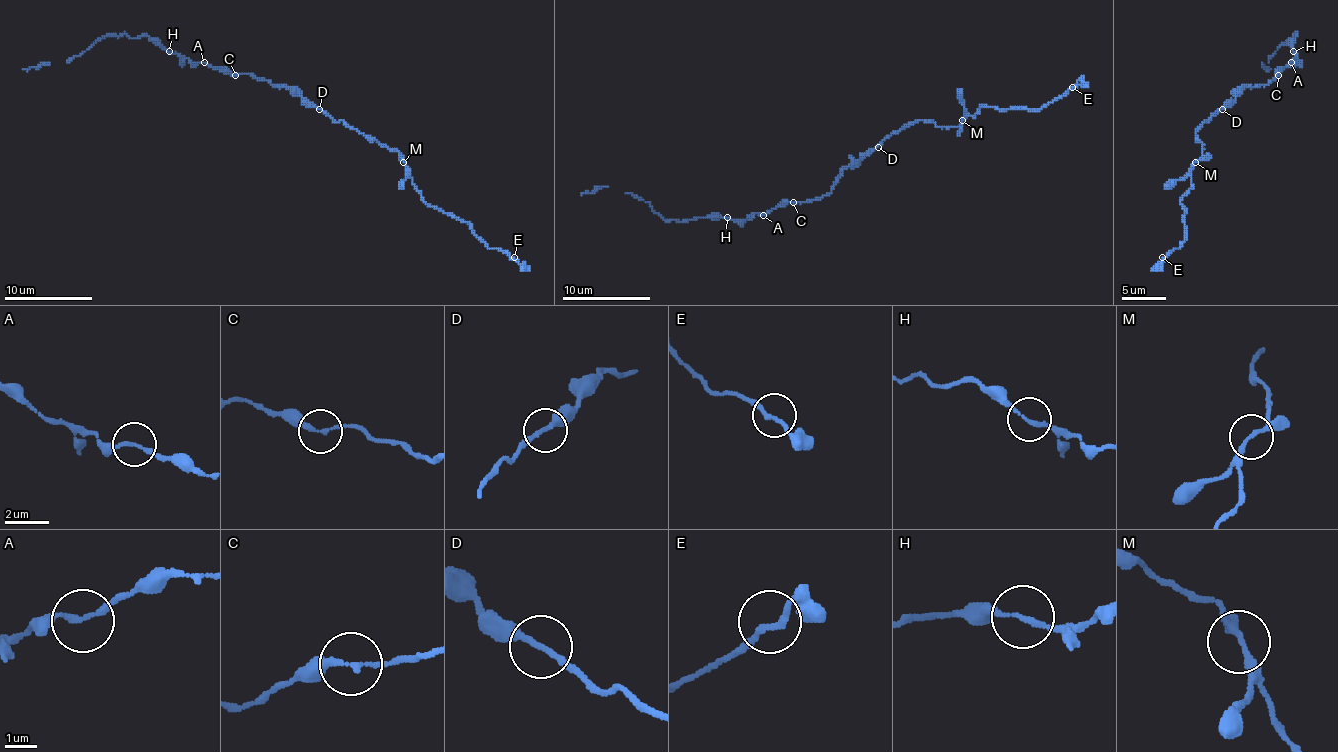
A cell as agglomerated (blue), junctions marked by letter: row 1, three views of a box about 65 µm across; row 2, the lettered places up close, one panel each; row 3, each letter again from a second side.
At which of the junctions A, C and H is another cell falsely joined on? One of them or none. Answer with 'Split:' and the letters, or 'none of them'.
Split: none of them

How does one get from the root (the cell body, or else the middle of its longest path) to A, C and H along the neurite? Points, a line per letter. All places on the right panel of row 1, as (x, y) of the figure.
A: (1238, 93), (1246, 87), (1266, 85), (1291, 62)
C: (1238, 93), (1246, 87), (1266, 85), (1277, 76)
H: (1238, 93), (1246, 87), (1266, 85), (1295, 58), (1293, 51)

